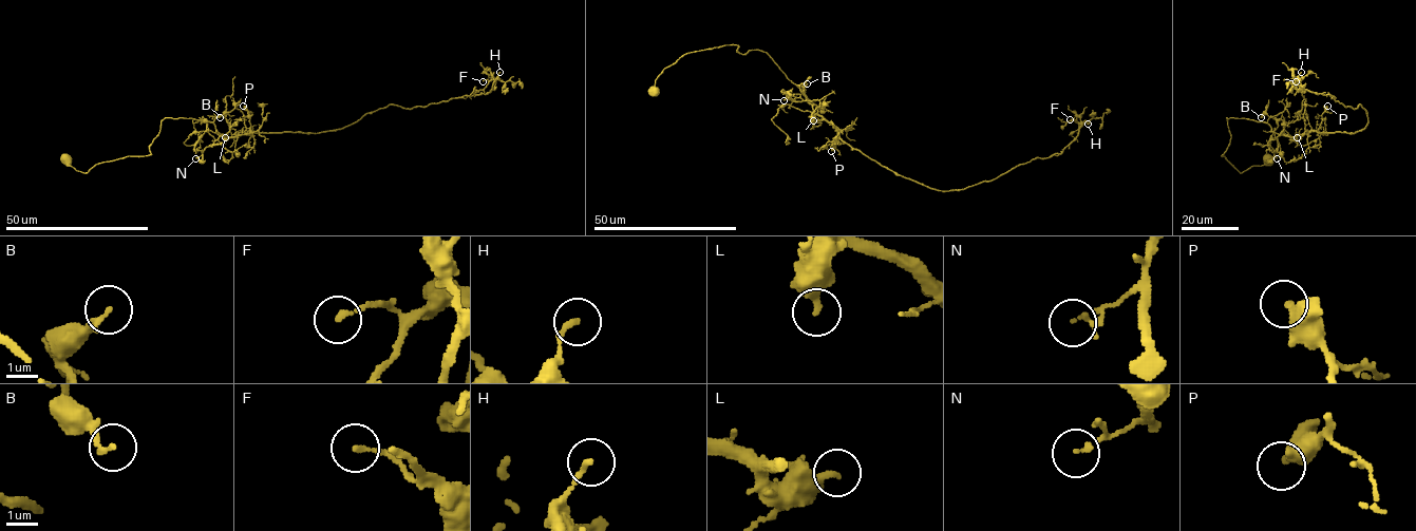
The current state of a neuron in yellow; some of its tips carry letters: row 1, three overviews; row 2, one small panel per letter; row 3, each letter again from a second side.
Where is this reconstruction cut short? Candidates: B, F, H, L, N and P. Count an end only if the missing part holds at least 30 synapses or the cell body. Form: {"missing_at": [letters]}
{"missing_at": ["L"]}

